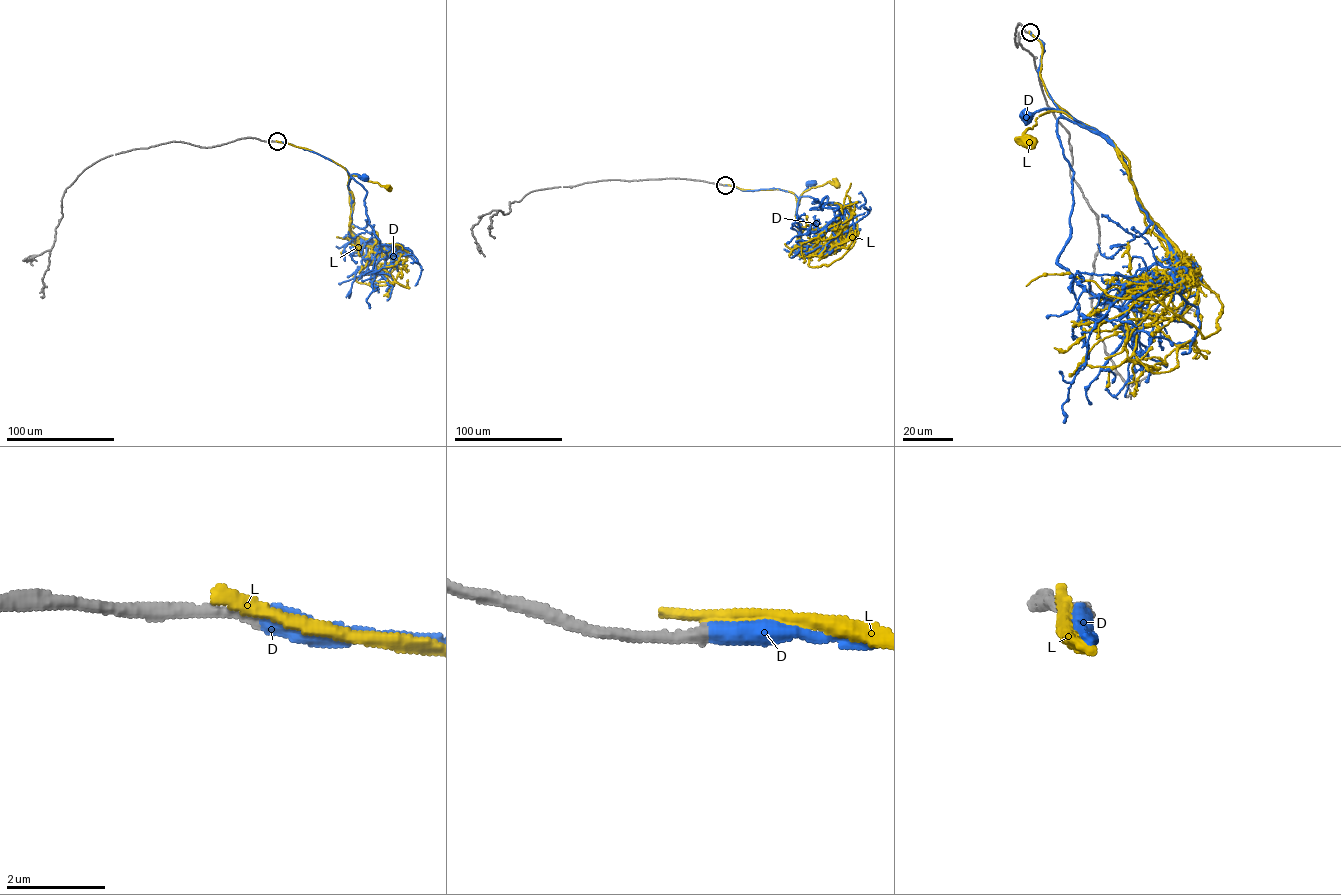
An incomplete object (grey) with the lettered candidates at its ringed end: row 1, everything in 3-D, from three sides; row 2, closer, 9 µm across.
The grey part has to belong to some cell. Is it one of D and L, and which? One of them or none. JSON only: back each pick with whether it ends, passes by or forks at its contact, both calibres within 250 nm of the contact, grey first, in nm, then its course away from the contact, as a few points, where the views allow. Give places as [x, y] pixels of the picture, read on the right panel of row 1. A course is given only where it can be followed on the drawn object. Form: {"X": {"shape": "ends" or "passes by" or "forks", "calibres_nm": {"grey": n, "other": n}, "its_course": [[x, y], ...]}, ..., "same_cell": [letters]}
{"D": {"shape": "ends", "calibres_nm": {"grey": 300, "other": 440}, "its_course": [[1030, 32], [1043, 44], [1038, 75], [1061, 115], [1100, 133], [1054, 109], [1043, 108], [1023, 115], [1026, 116]]}, "same_cell": ["D"]}

